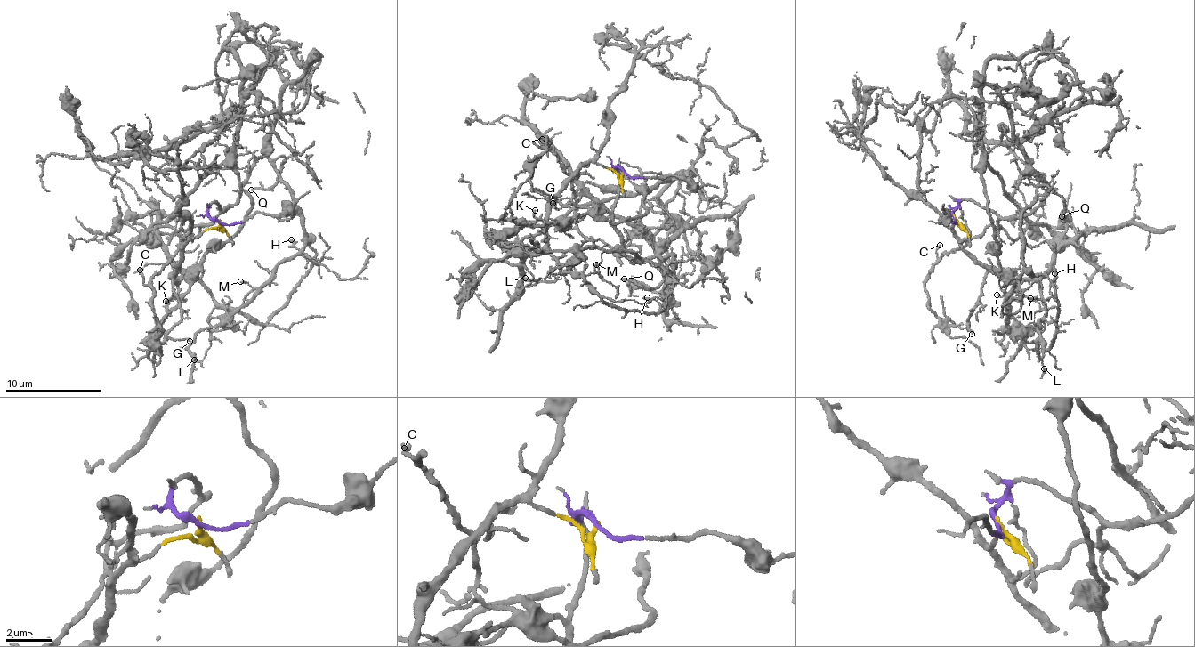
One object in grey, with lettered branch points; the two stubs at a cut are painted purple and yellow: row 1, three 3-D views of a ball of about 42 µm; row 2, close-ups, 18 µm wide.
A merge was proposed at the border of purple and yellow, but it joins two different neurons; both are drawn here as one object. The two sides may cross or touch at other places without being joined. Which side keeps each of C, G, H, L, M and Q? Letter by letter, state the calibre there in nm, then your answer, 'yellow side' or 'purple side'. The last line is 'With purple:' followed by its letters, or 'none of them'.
C: calibre 120 nm; purple side
G: calibre 140 nm; yellow side
H: calibre 200 nm; yellow side
L: calibre 120 nm; yellow side
M: calibre 140 nm; yellow side
Q: calibre 110 nm; purple side
With purple: C, Q

